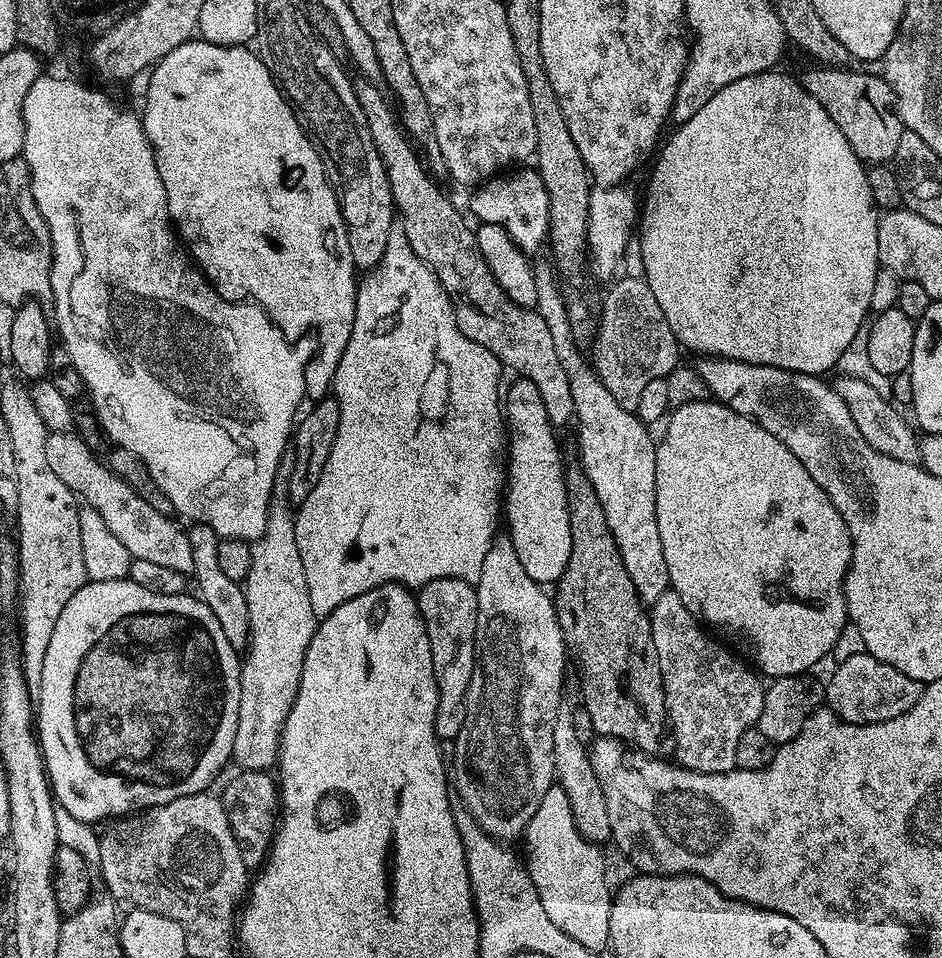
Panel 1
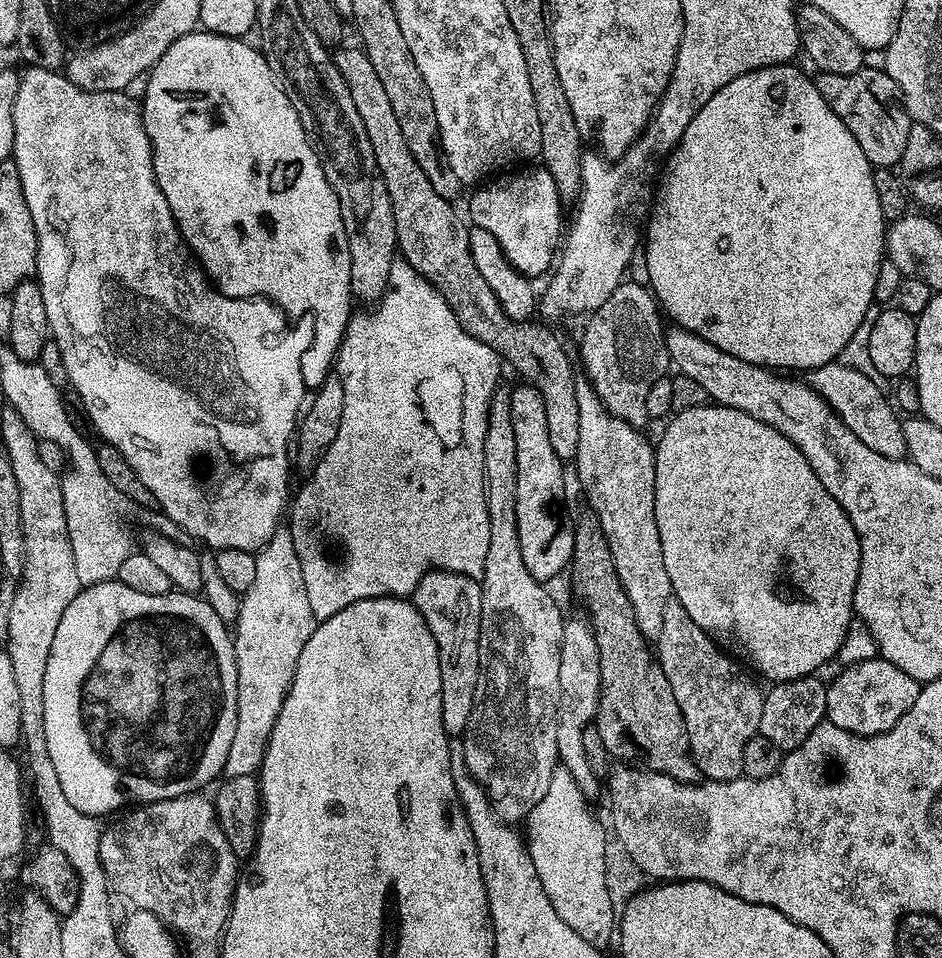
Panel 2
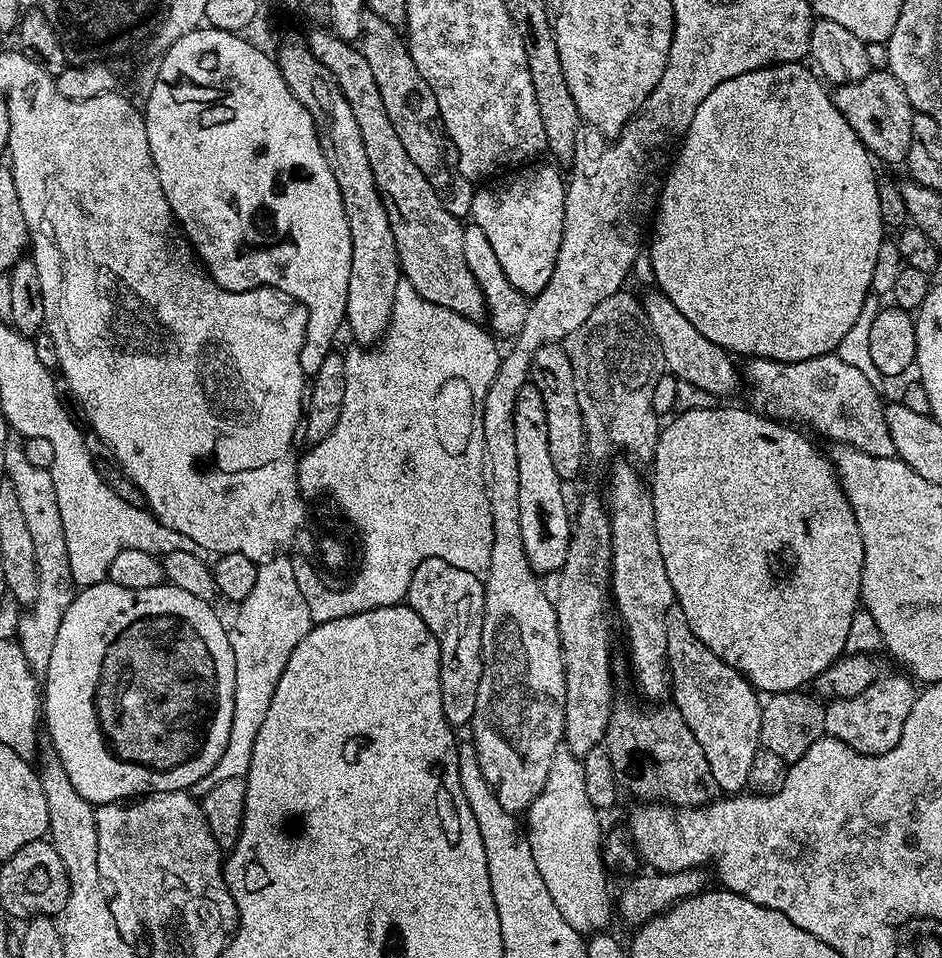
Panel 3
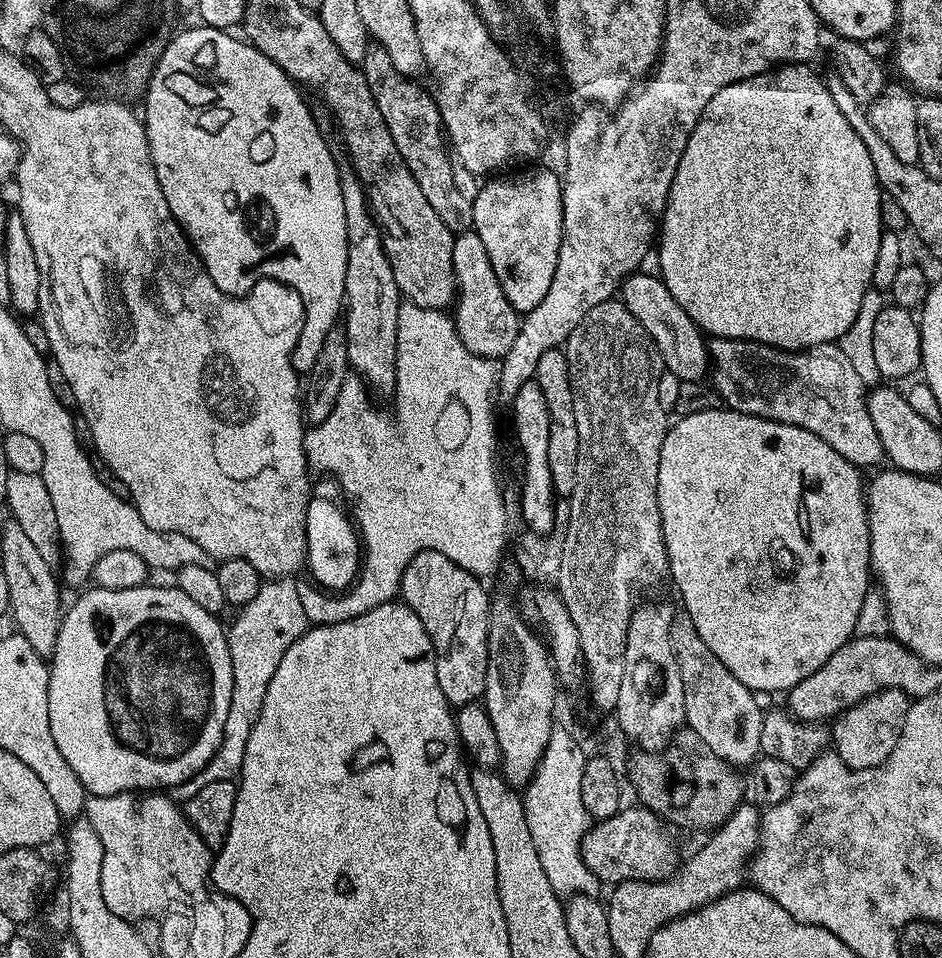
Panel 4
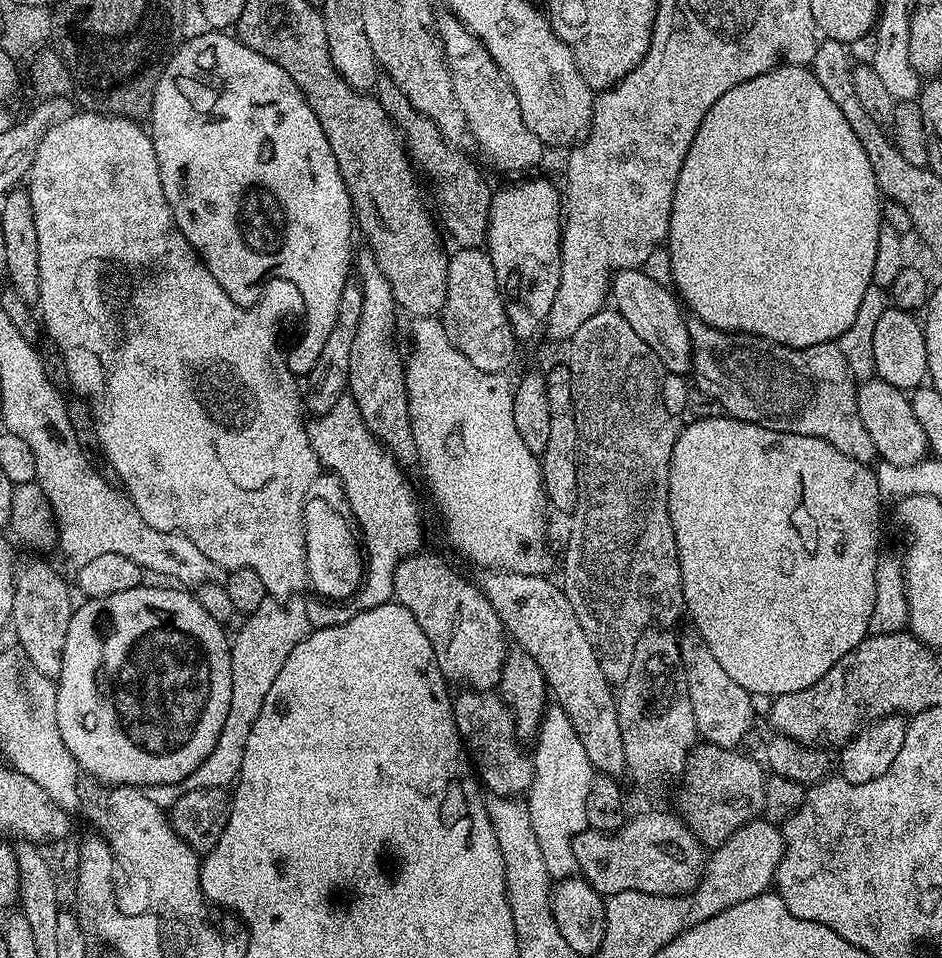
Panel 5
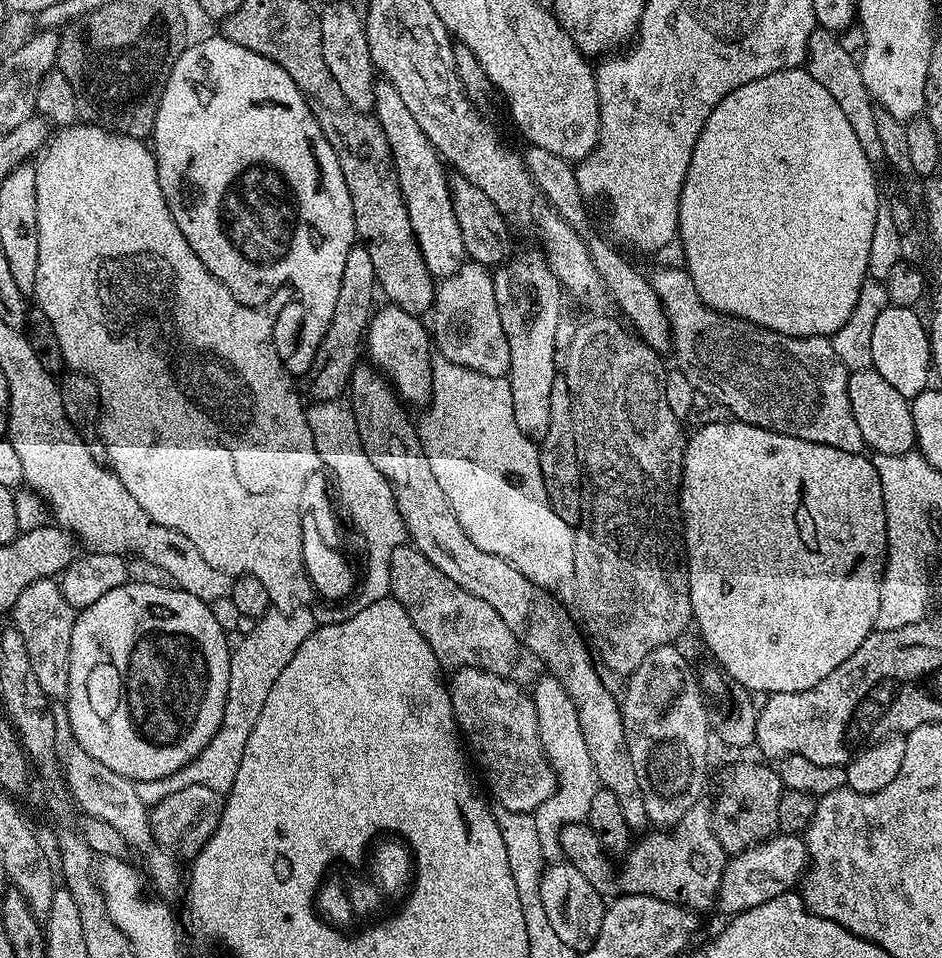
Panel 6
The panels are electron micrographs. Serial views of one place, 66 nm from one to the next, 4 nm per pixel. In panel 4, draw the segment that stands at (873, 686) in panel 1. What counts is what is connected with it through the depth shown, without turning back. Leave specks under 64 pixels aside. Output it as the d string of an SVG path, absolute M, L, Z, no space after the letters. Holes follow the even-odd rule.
M884 688L835 717L830 724L830 740L834 751L846 762L846 766L852 769L873 768L881 764L898 746L909 703L910 698L905 692Z

